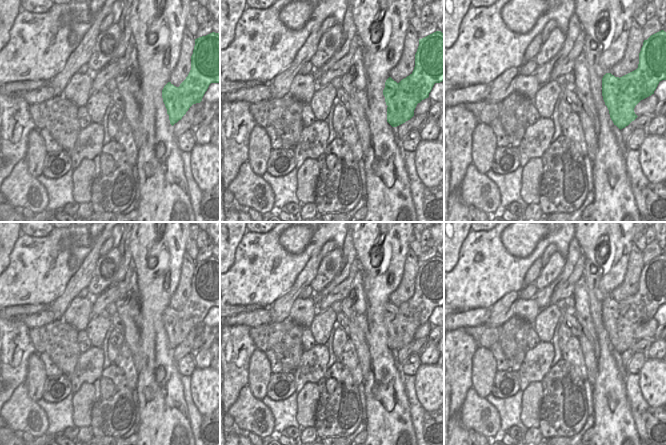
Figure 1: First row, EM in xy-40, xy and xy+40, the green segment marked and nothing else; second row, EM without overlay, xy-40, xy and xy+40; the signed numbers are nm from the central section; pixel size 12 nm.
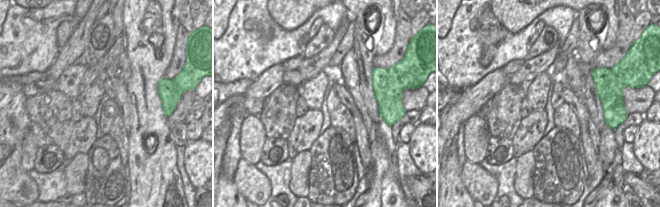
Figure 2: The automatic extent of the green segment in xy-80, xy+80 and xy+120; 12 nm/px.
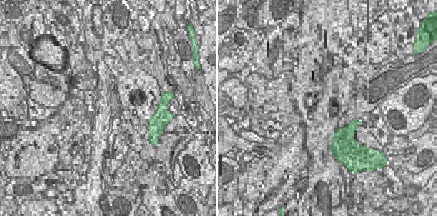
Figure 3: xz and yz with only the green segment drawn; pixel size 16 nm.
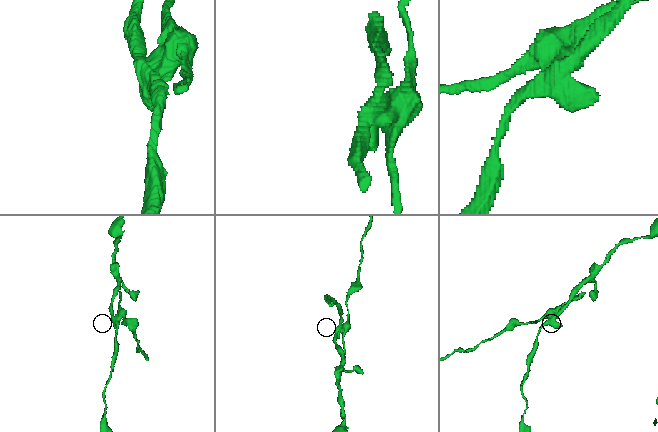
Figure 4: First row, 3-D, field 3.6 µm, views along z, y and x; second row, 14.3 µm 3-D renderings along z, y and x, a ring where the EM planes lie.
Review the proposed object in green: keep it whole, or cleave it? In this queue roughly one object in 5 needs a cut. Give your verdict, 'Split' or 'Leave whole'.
Split.

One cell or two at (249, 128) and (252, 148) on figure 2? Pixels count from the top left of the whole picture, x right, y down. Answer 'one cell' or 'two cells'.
one cell

